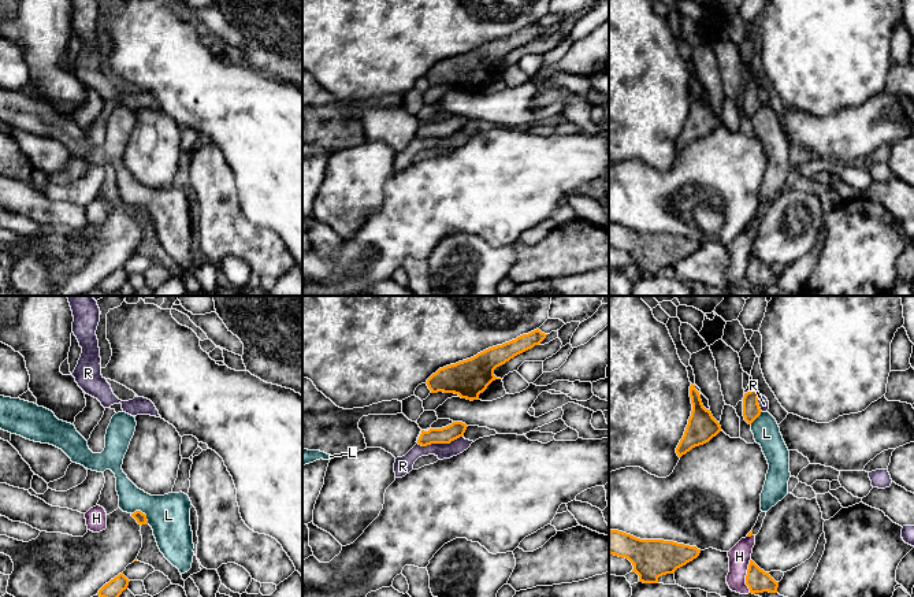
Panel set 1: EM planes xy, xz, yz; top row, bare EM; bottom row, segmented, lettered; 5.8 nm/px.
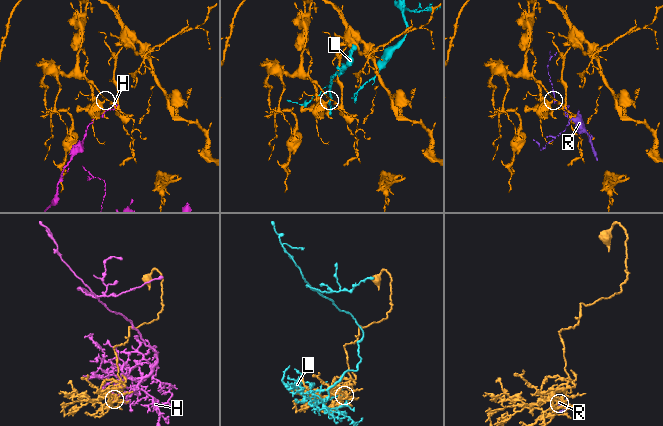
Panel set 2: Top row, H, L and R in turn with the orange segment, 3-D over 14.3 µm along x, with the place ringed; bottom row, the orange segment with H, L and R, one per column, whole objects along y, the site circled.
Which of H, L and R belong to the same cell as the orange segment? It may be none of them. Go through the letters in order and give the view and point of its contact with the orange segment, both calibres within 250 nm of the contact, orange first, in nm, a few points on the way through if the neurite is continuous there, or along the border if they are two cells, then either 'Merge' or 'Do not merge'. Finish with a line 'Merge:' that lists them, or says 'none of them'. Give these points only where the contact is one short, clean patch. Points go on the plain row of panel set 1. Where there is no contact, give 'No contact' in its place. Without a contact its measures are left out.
H: Touches orange at yz (746, 269). Thickness 140 nm (orange) against 130 nm. Do not merge
L: Touches orange at xy (141, 206). Thickness 60 nm (orange) against 240 nm. Do not merge
R: Touches orange at xz (439, 136). Thickness 100 nm (orange) against 100 nm. Boundary: xz (461, 129), (449, 136), (418, 137). Do not merge
Merge: none of them

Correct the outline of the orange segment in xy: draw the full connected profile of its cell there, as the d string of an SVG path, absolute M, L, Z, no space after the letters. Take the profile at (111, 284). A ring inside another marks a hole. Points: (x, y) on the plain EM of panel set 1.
M122 267L105 277L97 286L97 289L107 292L108 294L118 293L123 283L129 279L129 272Z

